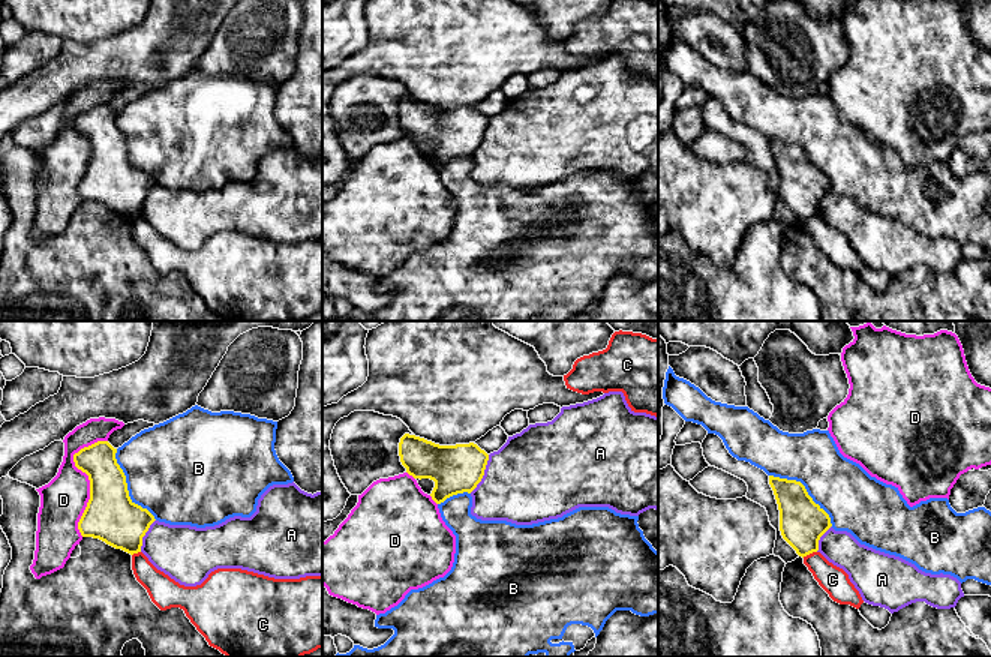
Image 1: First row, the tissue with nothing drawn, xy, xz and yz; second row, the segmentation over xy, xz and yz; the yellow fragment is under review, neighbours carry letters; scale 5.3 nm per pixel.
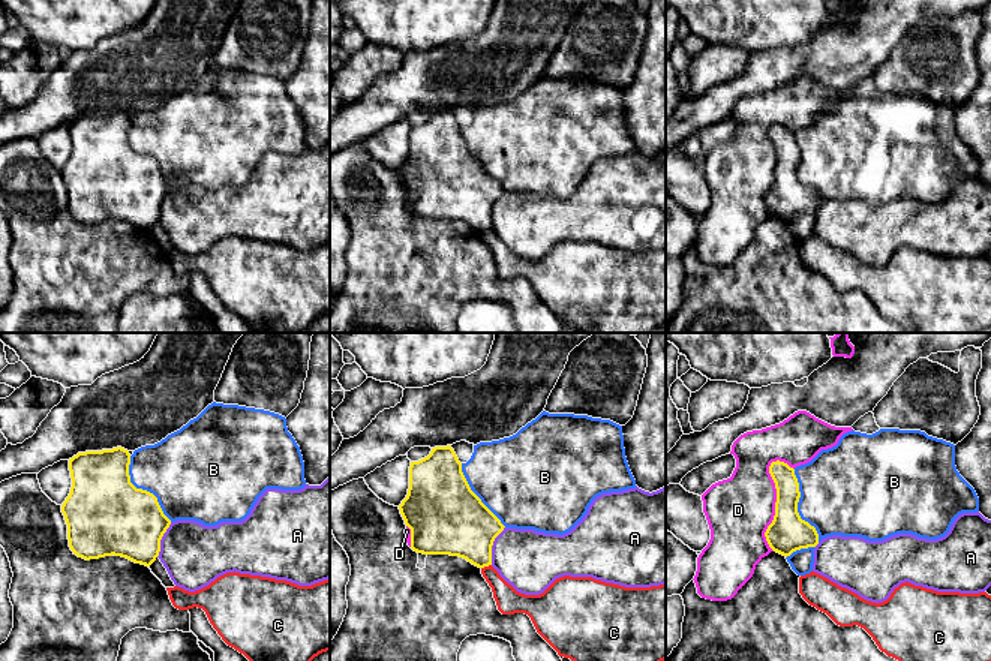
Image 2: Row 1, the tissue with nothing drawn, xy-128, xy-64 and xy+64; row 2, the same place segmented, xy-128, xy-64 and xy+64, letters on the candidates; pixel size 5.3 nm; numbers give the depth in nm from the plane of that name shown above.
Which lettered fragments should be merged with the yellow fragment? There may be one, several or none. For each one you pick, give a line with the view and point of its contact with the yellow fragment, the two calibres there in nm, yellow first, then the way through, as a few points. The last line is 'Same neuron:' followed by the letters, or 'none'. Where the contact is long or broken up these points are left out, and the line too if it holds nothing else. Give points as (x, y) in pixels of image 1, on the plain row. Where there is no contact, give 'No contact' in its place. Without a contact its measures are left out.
Same neuron: none

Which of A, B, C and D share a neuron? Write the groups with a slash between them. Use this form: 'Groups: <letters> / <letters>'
Groups: A / B / C / D

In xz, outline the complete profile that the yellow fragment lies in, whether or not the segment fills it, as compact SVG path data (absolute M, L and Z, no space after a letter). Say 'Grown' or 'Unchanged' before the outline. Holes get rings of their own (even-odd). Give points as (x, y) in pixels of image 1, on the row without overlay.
Unchanged. M409 98L400 102L399 120L409 140L435 146L430 160L436 168L457 158L471 158L489 124L489 118L474 106L439 110Z

